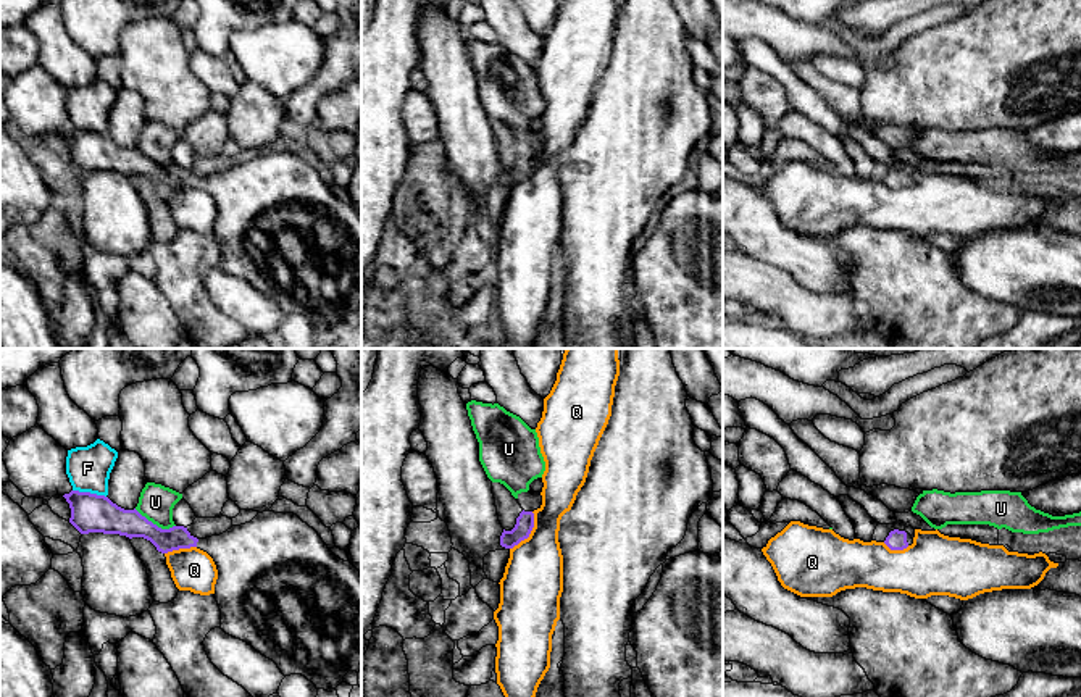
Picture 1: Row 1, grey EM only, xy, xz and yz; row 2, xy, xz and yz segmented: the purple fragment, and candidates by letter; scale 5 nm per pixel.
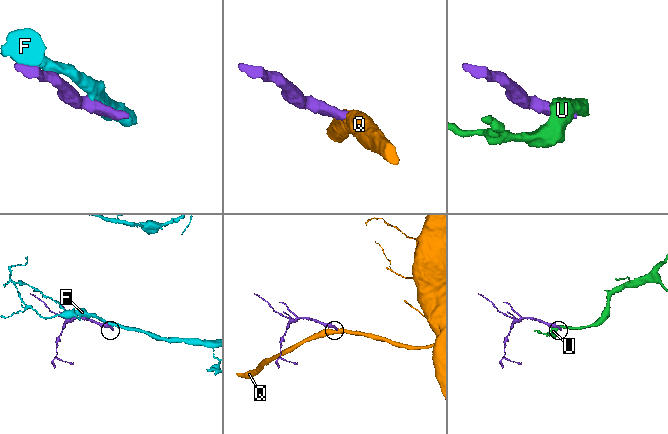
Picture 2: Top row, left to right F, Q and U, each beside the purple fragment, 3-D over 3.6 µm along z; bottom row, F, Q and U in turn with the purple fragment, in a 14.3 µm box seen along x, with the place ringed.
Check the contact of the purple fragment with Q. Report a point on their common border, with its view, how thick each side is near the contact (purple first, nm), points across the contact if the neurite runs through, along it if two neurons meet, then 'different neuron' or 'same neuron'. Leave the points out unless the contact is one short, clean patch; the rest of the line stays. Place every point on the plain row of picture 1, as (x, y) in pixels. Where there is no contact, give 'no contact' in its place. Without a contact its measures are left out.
meets purple in xz at (530, 171); 90 nm thick on the purple side, 300 nm on the other; border along xz (533, 150), (531, 171), (510, 187); different neuron

